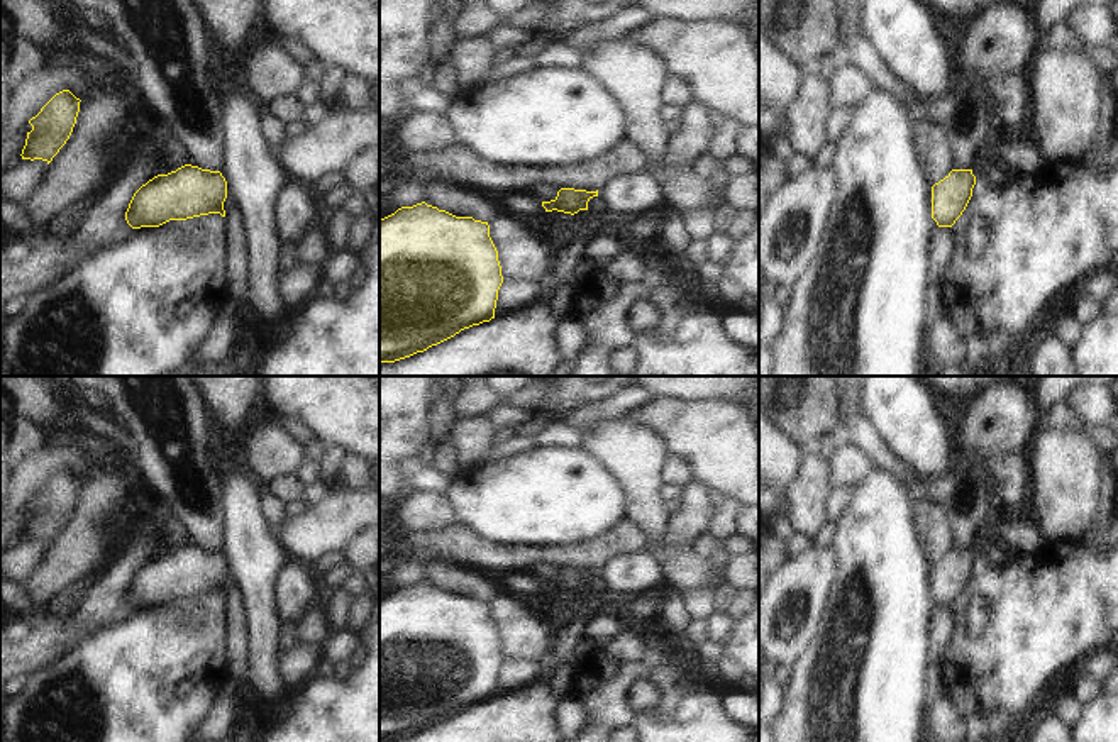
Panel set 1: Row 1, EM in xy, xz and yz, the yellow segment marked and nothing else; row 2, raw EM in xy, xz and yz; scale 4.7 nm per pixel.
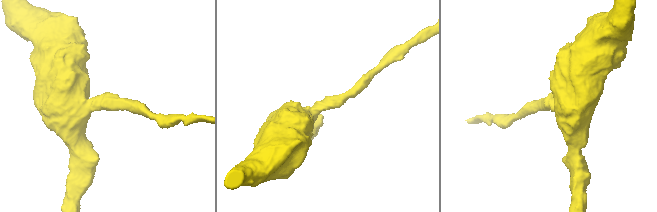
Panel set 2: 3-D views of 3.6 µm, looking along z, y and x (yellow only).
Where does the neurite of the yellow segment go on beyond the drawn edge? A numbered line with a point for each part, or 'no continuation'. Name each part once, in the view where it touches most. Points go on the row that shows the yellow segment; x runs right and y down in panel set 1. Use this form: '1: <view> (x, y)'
no continuation

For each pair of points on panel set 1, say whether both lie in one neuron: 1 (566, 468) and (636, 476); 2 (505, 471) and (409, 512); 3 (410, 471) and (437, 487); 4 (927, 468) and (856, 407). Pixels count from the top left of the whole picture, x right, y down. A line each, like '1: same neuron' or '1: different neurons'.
1: different neurons
2: different neurons
3: same neuron
4: different neurons

